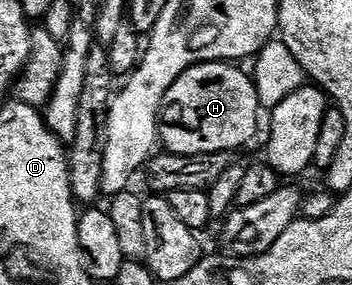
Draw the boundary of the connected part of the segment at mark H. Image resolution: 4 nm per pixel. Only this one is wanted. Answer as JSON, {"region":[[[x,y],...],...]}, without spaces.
{"region":[[[230,62],[198,63],[189,68],[184,75],[177,77],[165,93],[163,105],[159,108],[159,139],[168,152],[173,155],[216,155],[218,151],[235,153],[259,131],[259,111],[261,104],[255,88],[255,80],[242,71],[242,66]]]}

